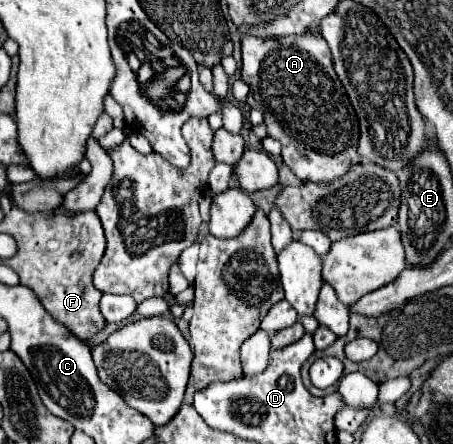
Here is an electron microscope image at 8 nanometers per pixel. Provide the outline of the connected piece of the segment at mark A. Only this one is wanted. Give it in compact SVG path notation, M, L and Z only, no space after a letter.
M309 30L301 36L281 36L281 38L255 38L243 36L243 66L241 80L249 86L247 104L257 108L265 116L267 136L275 138L283 146L283 162L293 170L293 174L303 182L331 182L347 174L355 164L361 162L357 154L359 146L359 120L351 102L345 94L343 84L339 82L331 52L327 42L317 30Z

